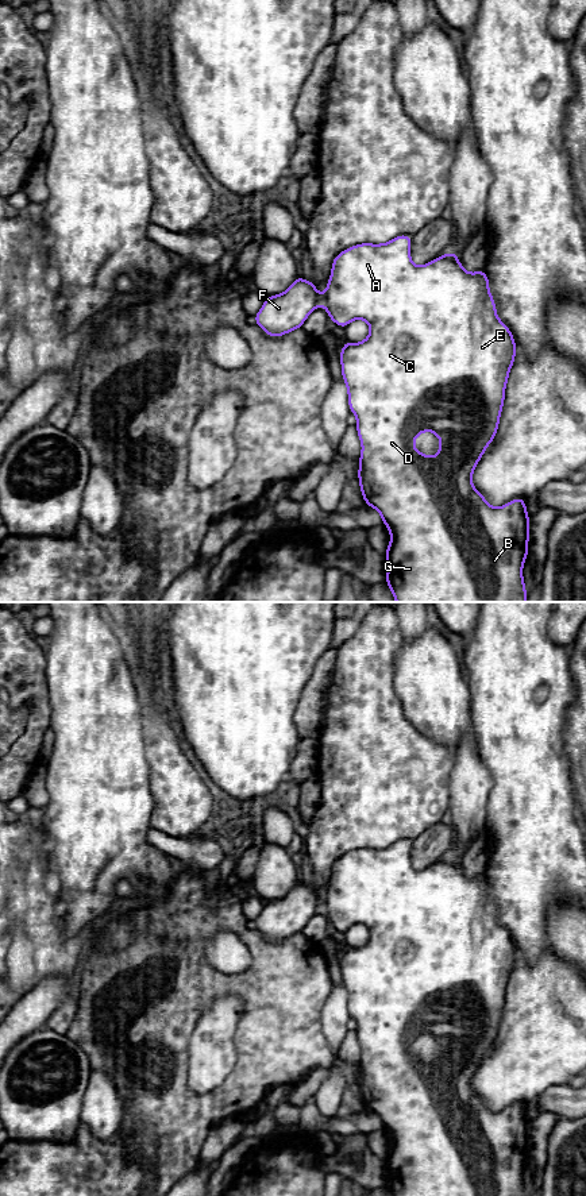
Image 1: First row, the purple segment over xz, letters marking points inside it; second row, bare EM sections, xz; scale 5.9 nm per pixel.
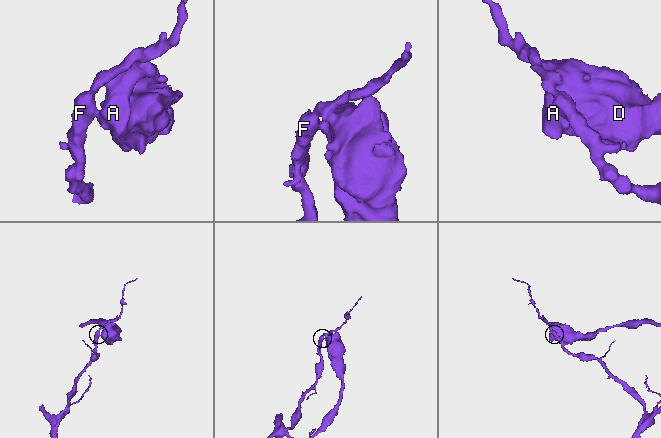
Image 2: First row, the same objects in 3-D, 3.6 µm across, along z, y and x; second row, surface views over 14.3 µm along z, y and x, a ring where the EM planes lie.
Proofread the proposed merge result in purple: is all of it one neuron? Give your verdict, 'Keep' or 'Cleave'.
Cleave

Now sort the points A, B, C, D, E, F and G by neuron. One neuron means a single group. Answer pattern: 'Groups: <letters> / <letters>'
Groups: A B C D E G / F

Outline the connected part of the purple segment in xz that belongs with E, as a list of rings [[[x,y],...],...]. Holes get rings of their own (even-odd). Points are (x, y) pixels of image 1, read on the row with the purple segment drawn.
[[[398,235],[388,243],[359,243],[338,254],[332,261],[331,275],[321,297],[321,305],[329,320],[346,328],[351,321],[362,319],[369,327],[369,336],[361,343],[344,342],[339,354],[342,378],[347,385],[348,408],[356,417],[356,431],[362,452],[359,456],[358,479],[362,497],[367,506],[374,508],[390,533],[386,555],[386,580],[396,602],[527,602],[523,567],[528,556],[529,514],[525,498],[514,498],[508,504],[494,508],[487,504],[482,493],[473,486],[473,472],[482,459],[483,452],[494,440],[505,401],[505,389],[510,369],[516,359],[516,340],[509,327],[497,316],[496,302],[489,290],[489,278],[483,270],[467,273],[458,259],[456,252],[447,252],[423,266],[416,266],[410,259],[412,236]],[[423,432],[435,433],[439,440],[439,452],[435,456],[423,455],[413,447],[416,437]]]

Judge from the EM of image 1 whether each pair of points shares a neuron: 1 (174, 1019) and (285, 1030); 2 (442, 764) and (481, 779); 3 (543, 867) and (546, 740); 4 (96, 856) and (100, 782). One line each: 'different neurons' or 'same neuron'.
1: same neuron
2: different neurons
3: same neuron
4: same neuron

